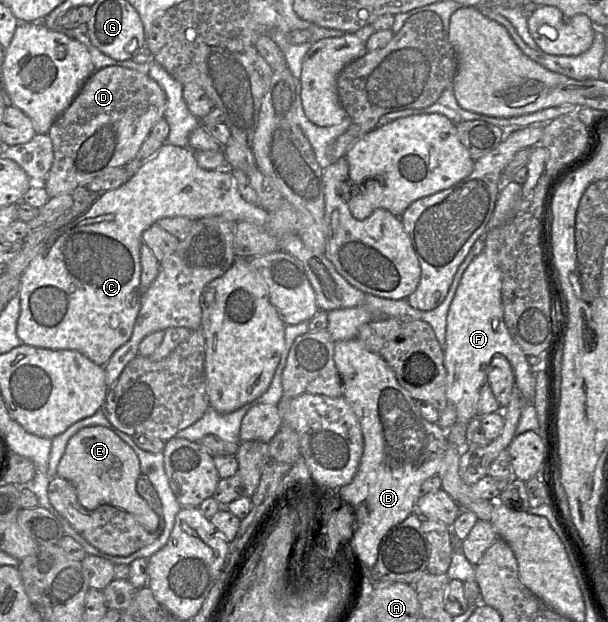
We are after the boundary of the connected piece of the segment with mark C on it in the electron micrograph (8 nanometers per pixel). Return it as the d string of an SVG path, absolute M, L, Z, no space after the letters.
M163 143L157 153L150 158L124 185L100 194L87 212L56 231L42 246L42 250L31 261L20 277L20 316L16 332L24 344L52 350L76 350L88 357L99 366L104 367L114 352L123 346L132 336L135 322L141 308L141 262L140 251L142 234L159 219L170 217L186 217L191 220L203 217L220 216L232 222L250 222L263 226L268 222L269 214L257 204L245 201L235 184L235 178L230 169L204 170L196 162L194 152L190 148L182 148Z

